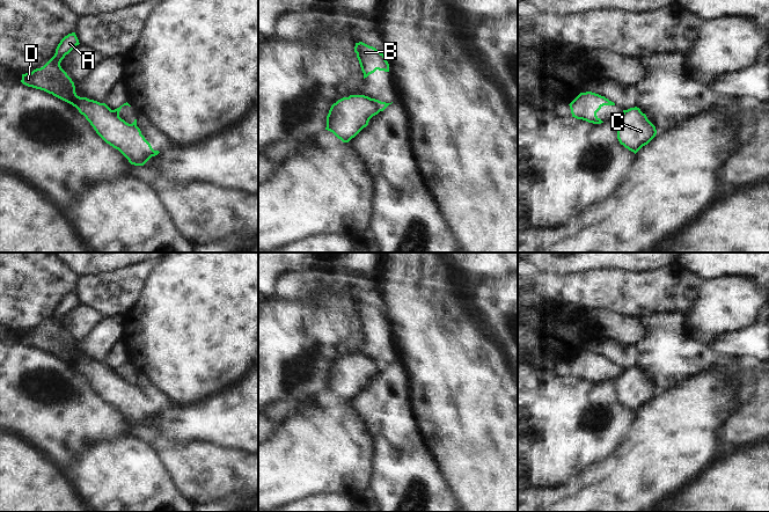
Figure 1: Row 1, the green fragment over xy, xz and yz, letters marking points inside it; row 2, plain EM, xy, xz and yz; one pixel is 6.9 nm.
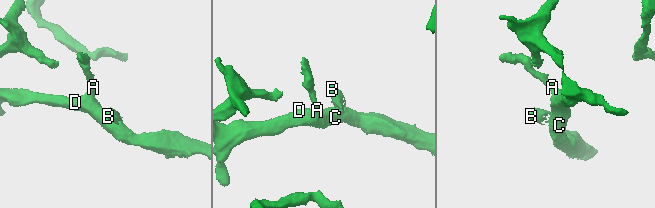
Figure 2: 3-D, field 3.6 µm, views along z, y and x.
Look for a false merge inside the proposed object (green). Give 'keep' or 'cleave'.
cleave

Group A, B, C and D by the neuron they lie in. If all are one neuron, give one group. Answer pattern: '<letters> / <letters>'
A C D / B

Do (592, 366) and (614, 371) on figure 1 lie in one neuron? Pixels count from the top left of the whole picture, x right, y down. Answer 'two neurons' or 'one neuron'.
one neuron

